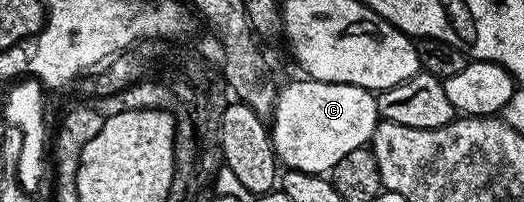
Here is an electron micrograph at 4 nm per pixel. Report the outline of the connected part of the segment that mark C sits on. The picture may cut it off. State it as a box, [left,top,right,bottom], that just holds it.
[270,78,380,175]

